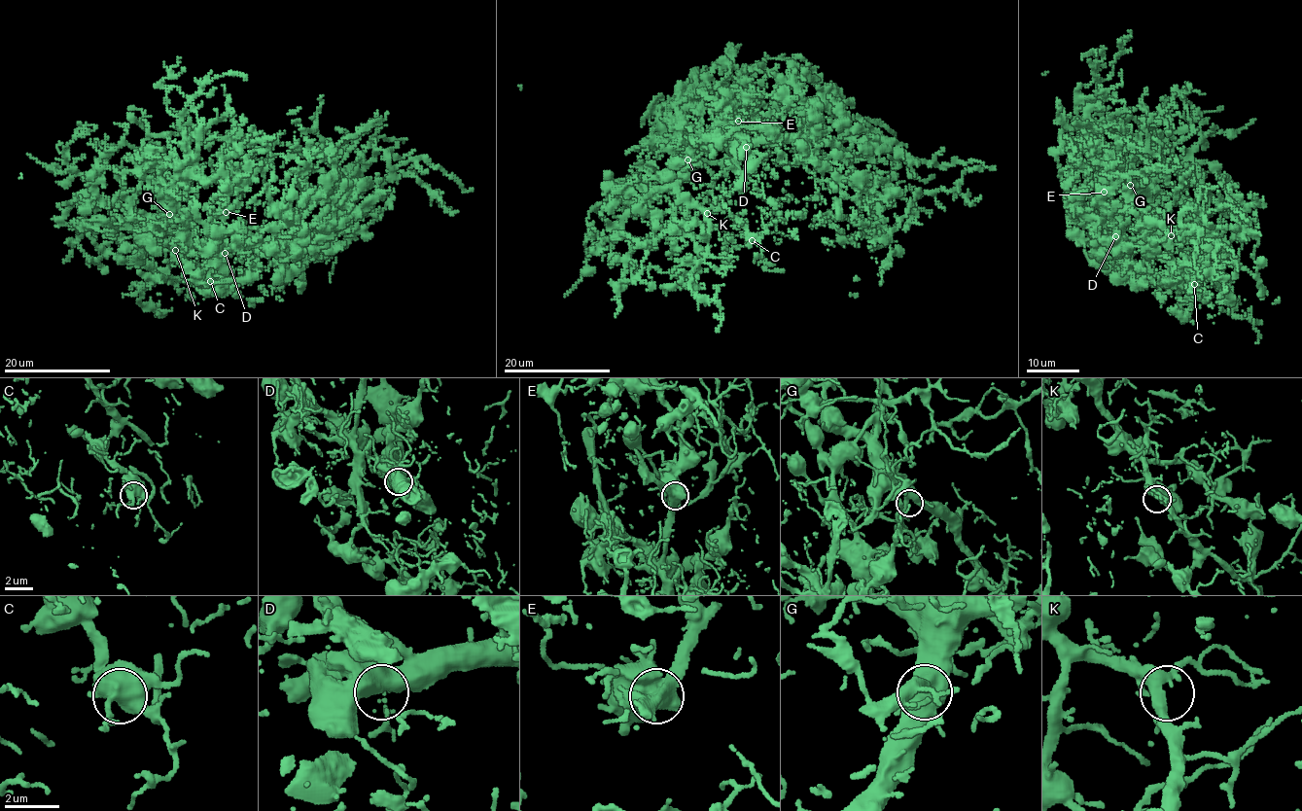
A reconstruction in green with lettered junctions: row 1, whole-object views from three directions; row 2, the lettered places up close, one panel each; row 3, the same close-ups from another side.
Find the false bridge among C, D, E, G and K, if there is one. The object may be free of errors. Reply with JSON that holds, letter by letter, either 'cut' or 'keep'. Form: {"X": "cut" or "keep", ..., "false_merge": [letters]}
{"C": "keep", "D": "keep", "E": "cut", "G": "keep", "K": "keep", "false_merge": ["E"]}

